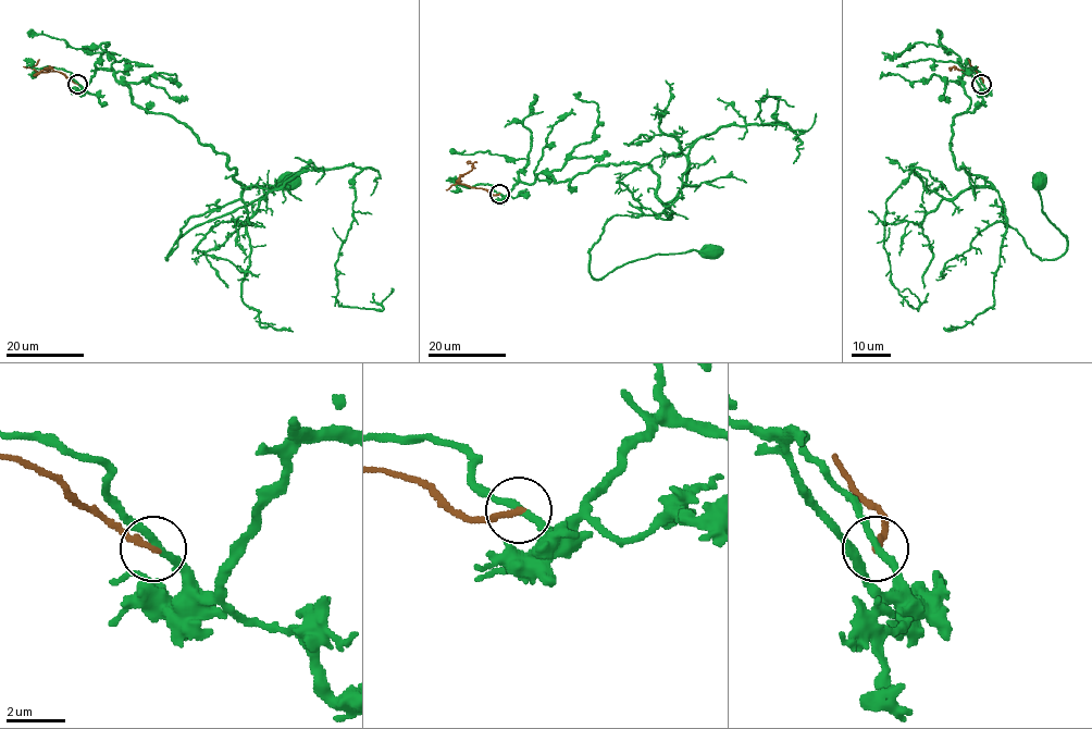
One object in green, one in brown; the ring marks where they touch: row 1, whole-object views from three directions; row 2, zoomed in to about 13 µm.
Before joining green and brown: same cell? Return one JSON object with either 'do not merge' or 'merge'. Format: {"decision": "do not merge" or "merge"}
{"decision": "do not merge"}

